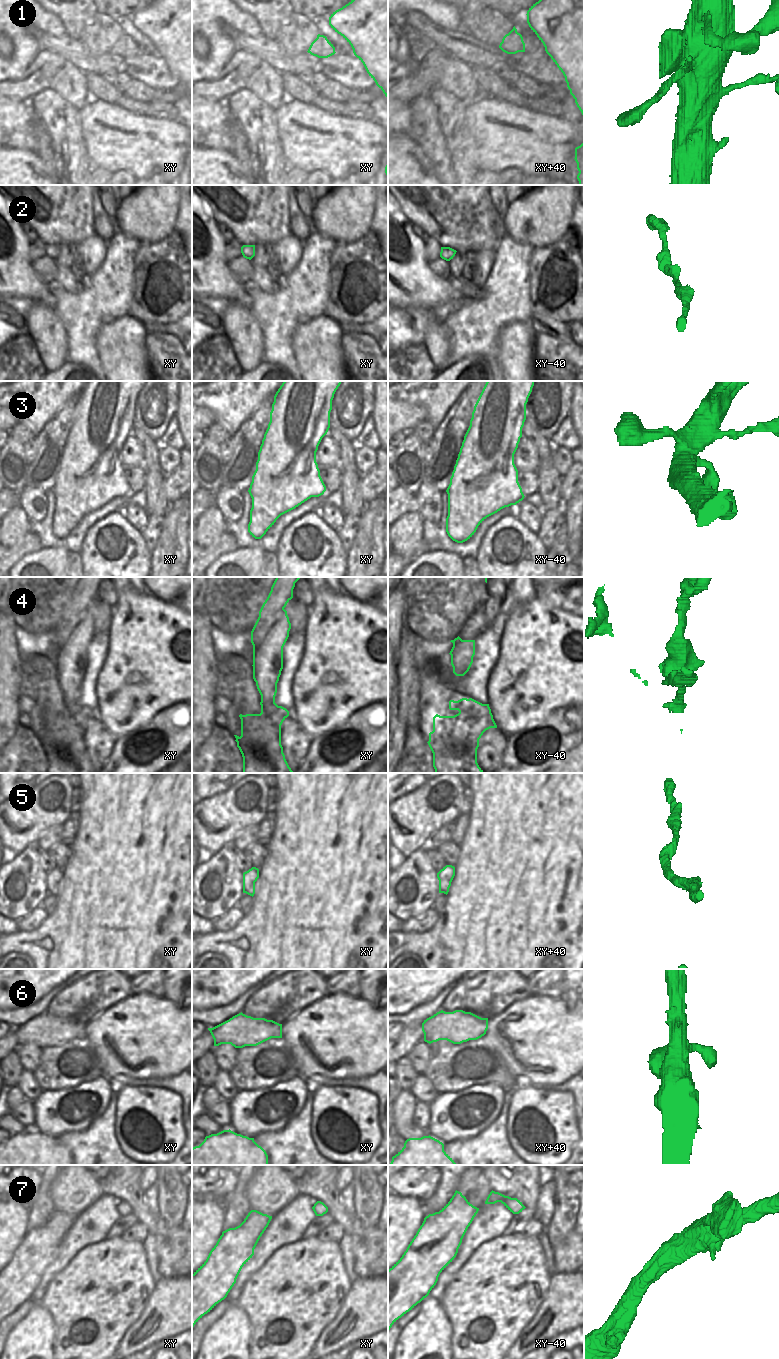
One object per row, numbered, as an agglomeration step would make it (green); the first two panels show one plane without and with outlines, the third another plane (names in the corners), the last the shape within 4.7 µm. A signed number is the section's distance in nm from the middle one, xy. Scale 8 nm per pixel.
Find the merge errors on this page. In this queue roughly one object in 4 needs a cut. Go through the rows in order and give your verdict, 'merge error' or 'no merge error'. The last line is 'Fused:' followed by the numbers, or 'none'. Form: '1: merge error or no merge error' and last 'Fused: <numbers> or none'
1: merge error
2: no merge error
3: no merge error
4: merge error
5: no merge error
6: no merge error
7: no merge error
Fused: 1, 4

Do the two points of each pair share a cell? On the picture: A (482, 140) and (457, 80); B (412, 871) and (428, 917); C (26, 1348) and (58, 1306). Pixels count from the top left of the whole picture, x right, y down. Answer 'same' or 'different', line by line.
A: different
B: different
C: different

